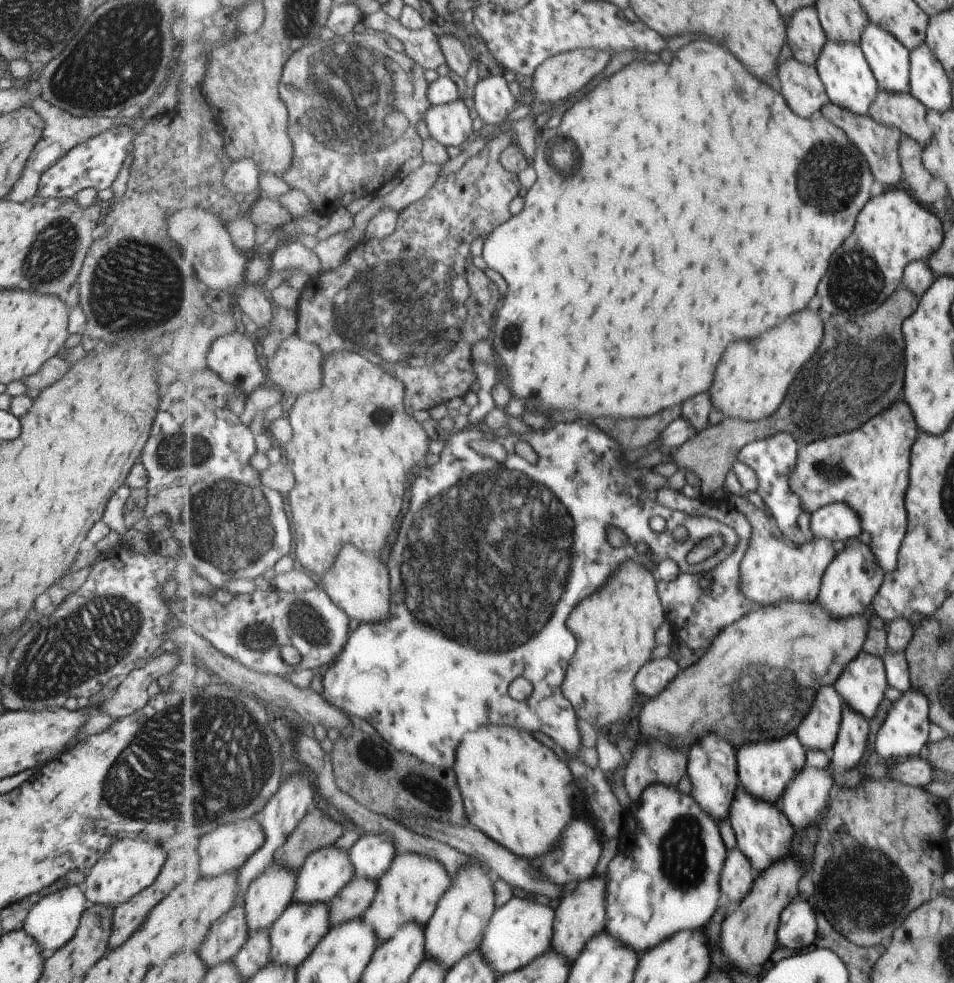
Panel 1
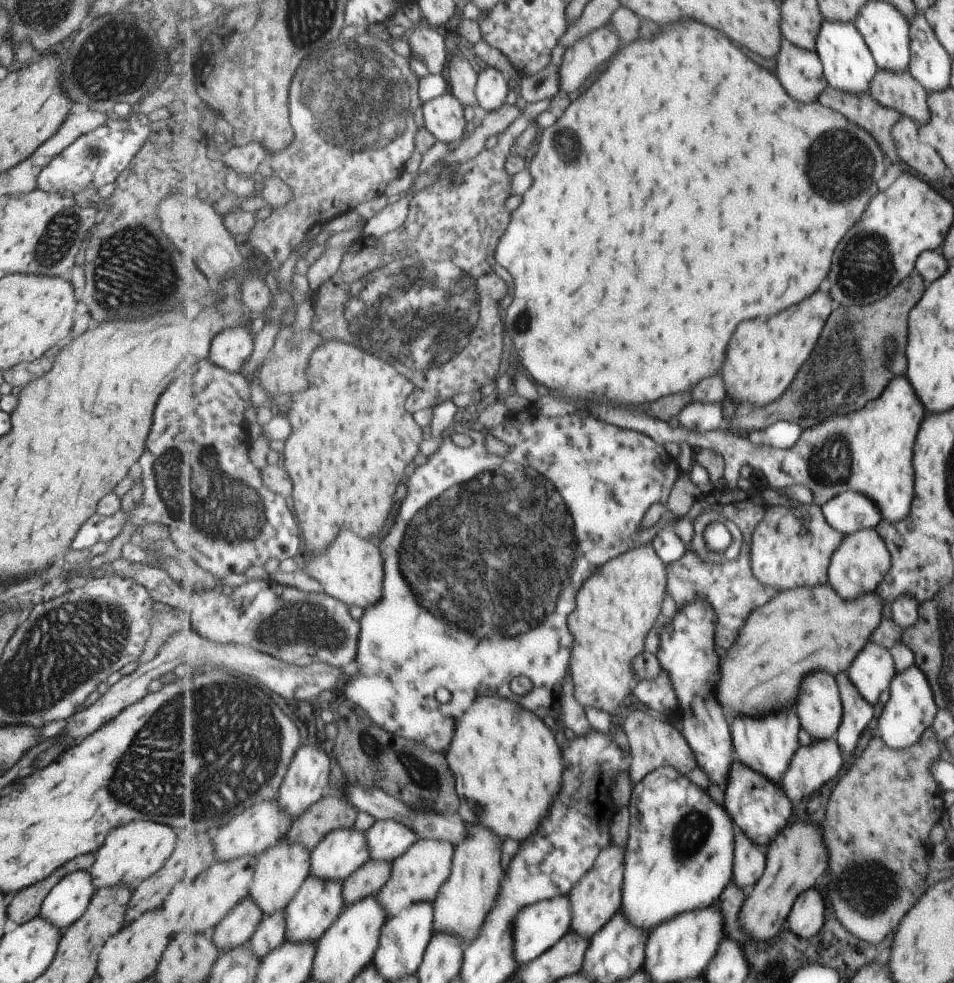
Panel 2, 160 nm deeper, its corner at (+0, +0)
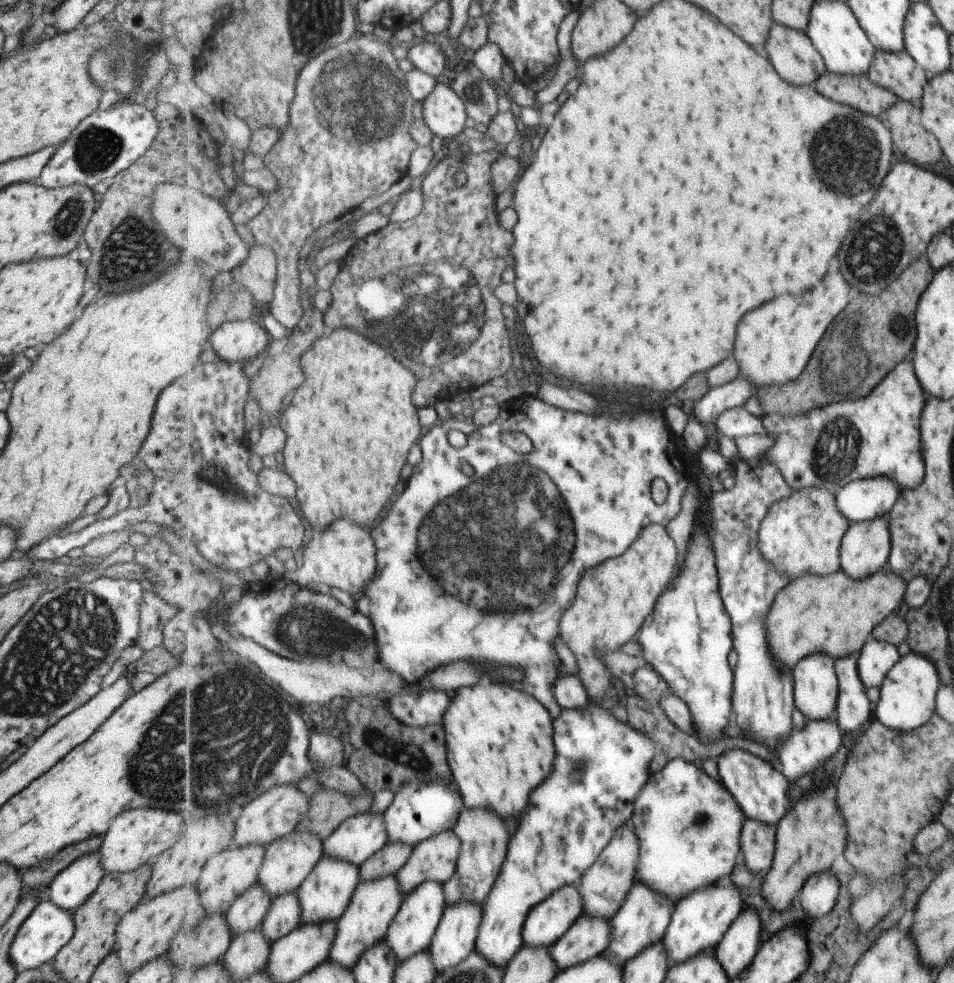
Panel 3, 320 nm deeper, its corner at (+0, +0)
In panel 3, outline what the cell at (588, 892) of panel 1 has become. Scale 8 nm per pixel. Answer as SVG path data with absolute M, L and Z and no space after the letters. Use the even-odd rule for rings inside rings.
M625 823L615 831L614 839L602 852L598 862L583 875L579 884L579 890L586 906L585 913L611 920L619 912L622 904L626 902L627 895L637 882L638 862L642 854L640 850L641 840L634 826Z

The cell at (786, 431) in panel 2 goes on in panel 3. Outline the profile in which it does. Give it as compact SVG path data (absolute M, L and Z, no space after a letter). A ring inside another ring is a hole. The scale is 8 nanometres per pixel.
M744 407L727 409L719 415L715 422L715 428L728 437L749 436L754 434L764 434L775 438L775 432L767 430L762 419L755 418L753 414L747 412Z

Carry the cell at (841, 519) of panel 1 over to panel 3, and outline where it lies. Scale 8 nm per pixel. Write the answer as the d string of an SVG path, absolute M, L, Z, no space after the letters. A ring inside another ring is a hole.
M879 475L848 482L838 491L836 499L851 525L855 521L886 515L900 491L892 478Z

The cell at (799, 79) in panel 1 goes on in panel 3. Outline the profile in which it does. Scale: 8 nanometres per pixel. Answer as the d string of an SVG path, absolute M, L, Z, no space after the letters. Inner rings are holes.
M785 23L772 24L767 50L775 68L791 84L815 84L816 80L828 70L818 48L805 32Z

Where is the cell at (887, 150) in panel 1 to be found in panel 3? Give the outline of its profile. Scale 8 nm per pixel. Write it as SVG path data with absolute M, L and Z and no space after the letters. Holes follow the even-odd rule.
M827 70L816 80L815 87L823 96L871 116L883 115L898 99L891 89L872 83L865 73L840 75Z

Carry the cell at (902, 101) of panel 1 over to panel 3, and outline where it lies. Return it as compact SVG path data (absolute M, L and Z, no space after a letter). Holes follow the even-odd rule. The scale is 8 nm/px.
M903 48L897 52L874 50L866 75L872 83L891 89L899 99L919 103L928 79L923 68Z

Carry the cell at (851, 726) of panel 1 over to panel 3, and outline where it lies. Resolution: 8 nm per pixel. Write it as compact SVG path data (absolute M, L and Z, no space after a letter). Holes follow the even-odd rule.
M857 655L836 659L838 664L840 697L837 722L843 732L853 732L863 726L871 712L862 680L858 676Z

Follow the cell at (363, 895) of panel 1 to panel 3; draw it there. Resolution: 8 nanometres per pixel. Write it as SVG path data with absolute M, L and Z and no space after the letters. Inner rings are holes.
M388 842L360 866L361 881L397 875L411 858L415 846L402 842Z

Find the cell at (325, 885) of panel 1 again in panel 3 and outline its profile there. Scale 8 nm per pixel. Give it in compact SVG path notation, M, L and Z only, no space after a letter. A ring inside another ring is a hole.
M361 813L345 820L324 841L324 854L361 866L388 843L384 813Z

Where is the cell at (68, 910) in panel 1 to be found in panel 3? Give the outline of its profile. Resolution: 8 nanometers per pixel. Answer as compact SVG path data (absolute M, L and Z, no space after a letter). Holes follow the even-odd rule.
M99 851L90 852L54 876L47 898L59 908L72 912L95 890L104 874Z

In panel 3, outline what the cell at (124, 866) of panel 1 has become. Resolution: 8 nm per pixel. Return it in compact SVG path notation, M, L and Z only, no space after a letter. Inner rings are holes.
M133 808L123 810L113 818L109 828L101 835L98 848L100 865L105 873L131 872L139 864L154 862L158 854L167 850L178 838L181 828L181 816L178 812L160 808Z

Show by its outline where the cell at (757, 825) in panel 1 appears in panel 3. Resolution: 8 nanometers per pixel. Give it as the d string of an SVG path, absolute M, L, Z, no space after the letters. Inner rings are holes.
M731 749L717 760L722 783L735 795L747 818L755 818L765 824L779 824L779 820L791 808L791 781L779 770L775 770L767 760L743 749Z

